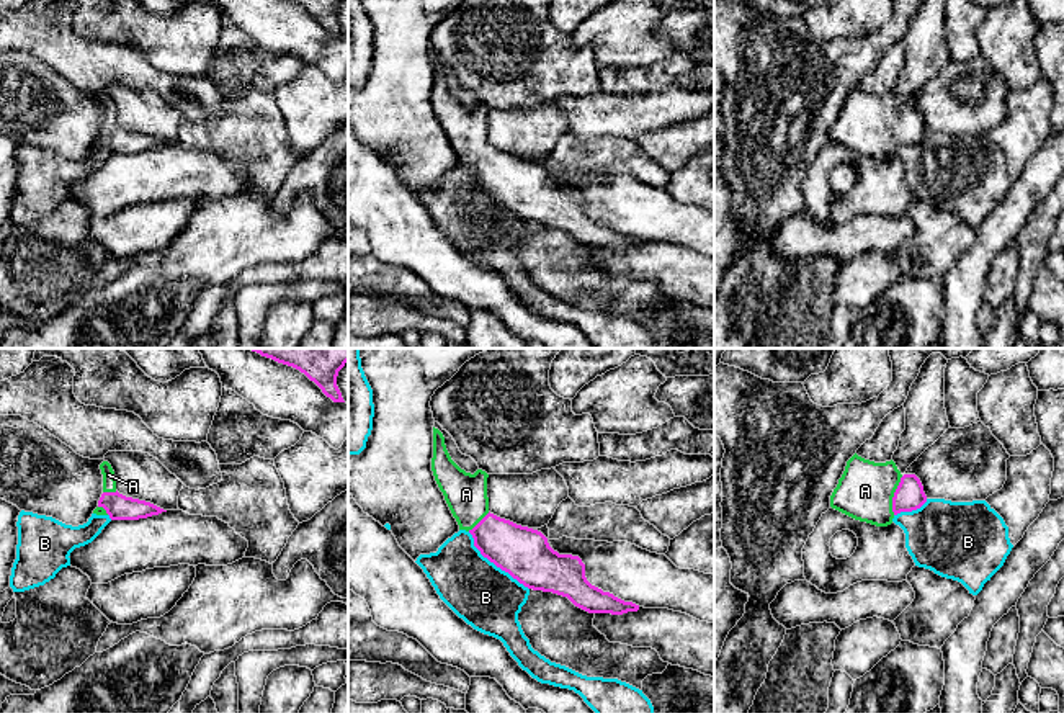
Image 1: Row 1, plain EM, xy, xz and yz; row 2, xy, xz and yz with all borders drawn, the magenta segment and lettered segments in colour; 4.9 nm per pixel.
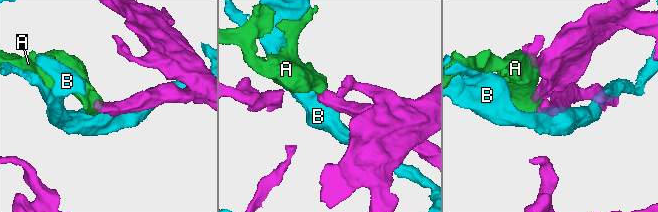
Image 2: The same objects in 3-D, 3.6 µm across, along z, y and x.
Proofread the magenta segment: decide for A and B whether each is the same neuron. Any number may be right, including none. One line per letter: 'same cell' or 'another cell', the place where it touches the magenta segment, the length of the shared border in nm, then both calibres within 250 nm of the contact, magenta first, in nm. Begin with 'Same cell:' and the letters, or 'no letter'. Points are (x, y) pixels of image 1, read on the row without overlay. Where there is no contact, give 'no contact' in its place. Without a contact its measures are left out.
Same cell: A
A: same cell | yz (894, 130) | 200 nm | 150/280 nm
B: another cell | xz (494, 197) | 420 nm | 260/320 nm

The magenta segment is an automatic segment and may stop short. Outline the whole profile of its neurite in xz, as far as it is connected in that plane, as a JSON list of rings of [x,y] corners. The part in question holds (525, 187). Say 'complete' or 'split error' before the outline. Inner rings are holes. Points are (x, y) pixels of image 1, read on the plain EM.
split error; [[[435,61],[431,105],[459,164],[469,165],[481,188],[520,217],[567,231],[588,247],[623,249],[639,244],[639,239],[592,219],[582,193],[554,185],[541,165],[490,147],[489,108],[482,103],[474,108],[461,103]]]

